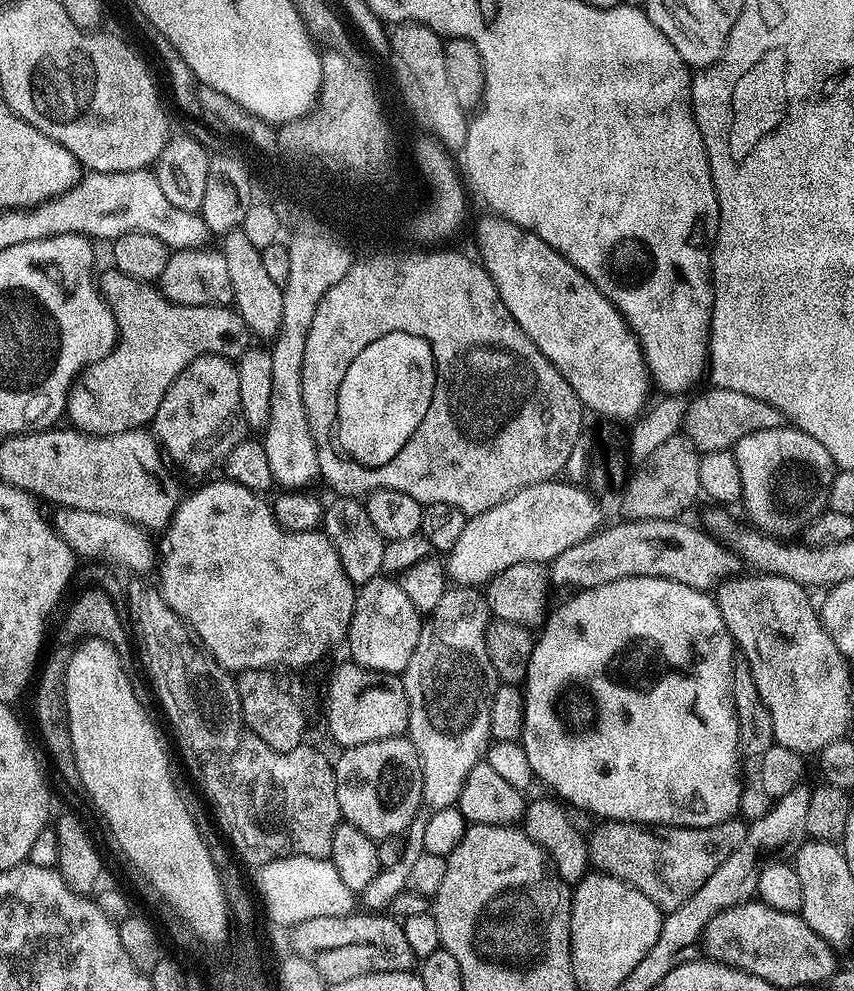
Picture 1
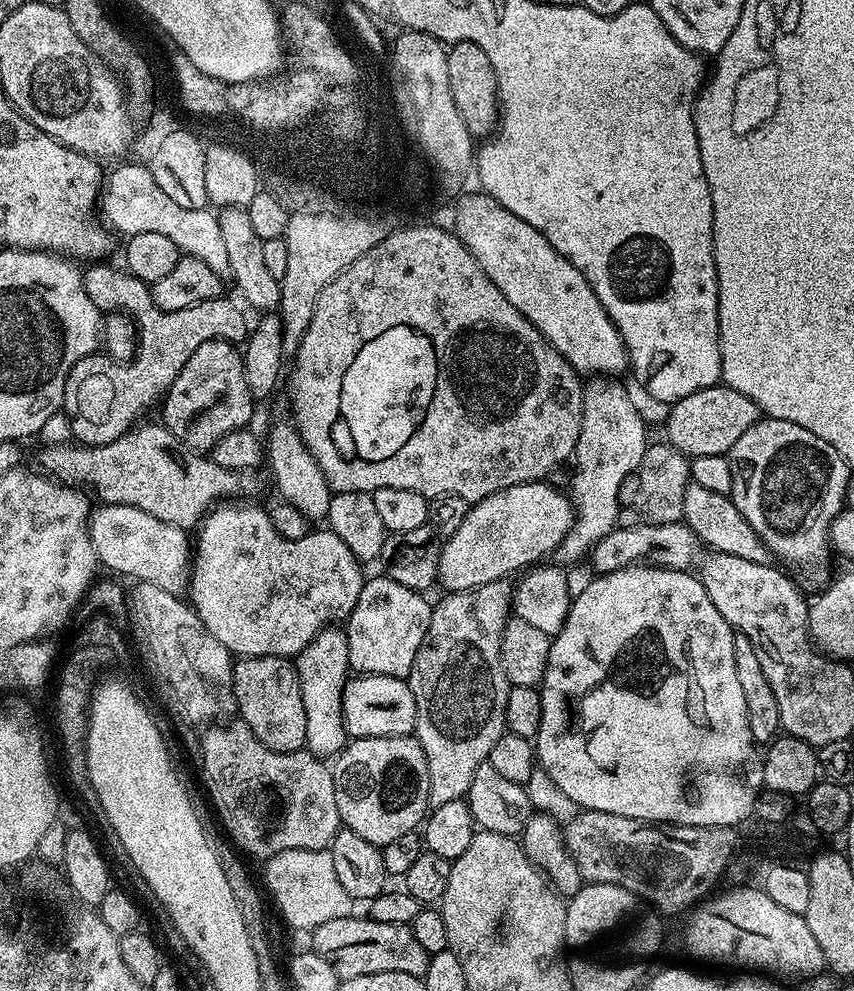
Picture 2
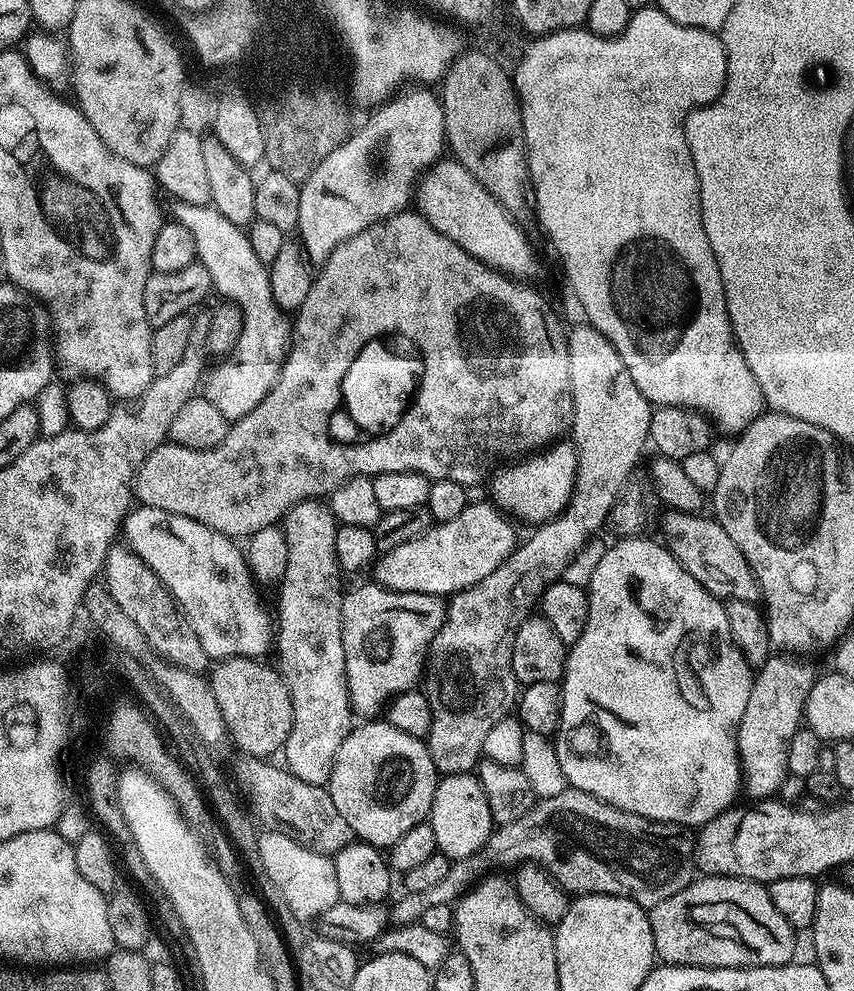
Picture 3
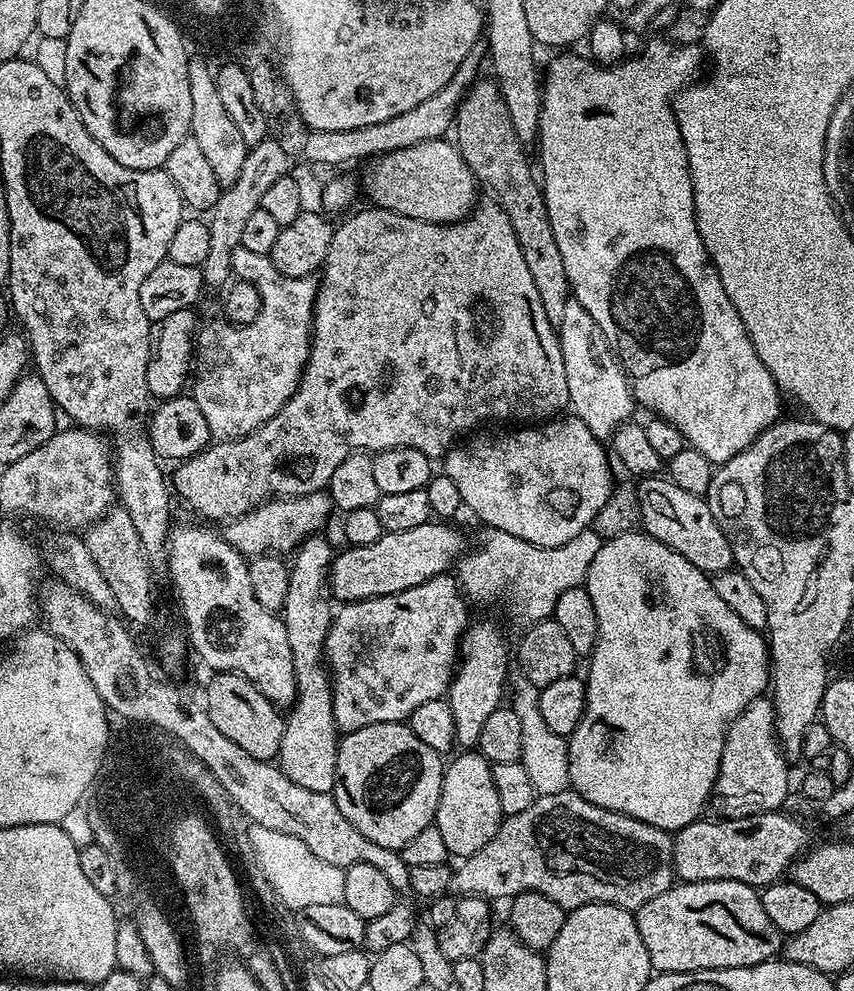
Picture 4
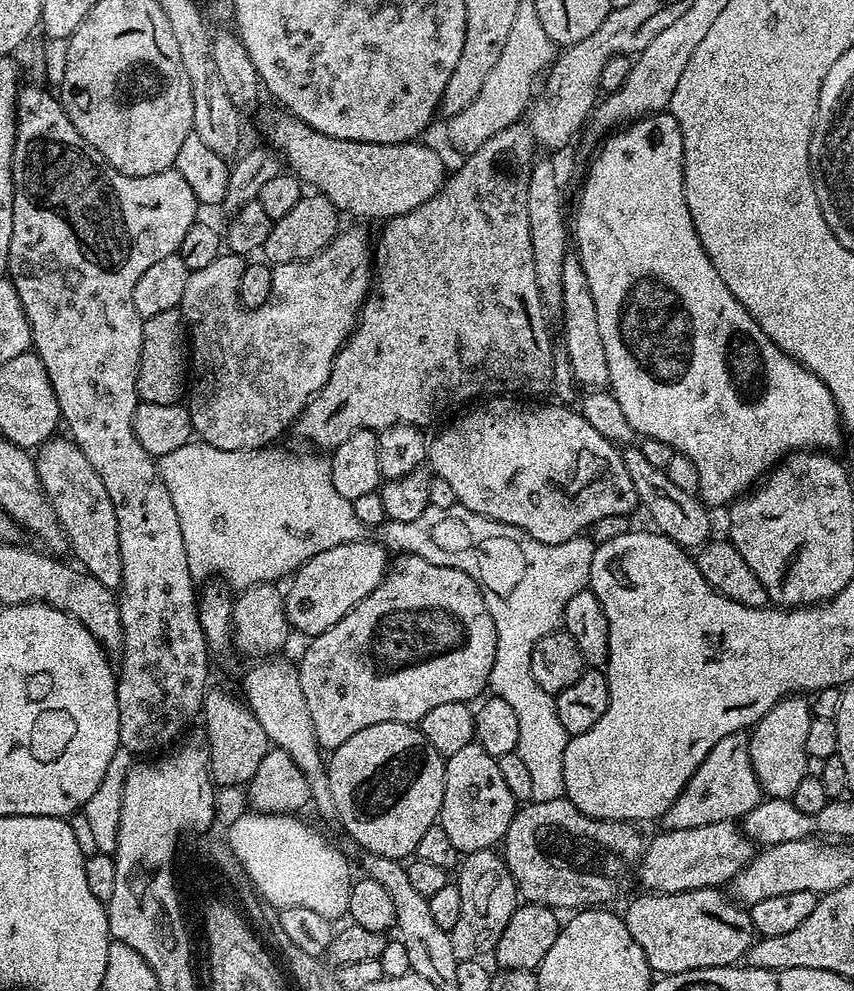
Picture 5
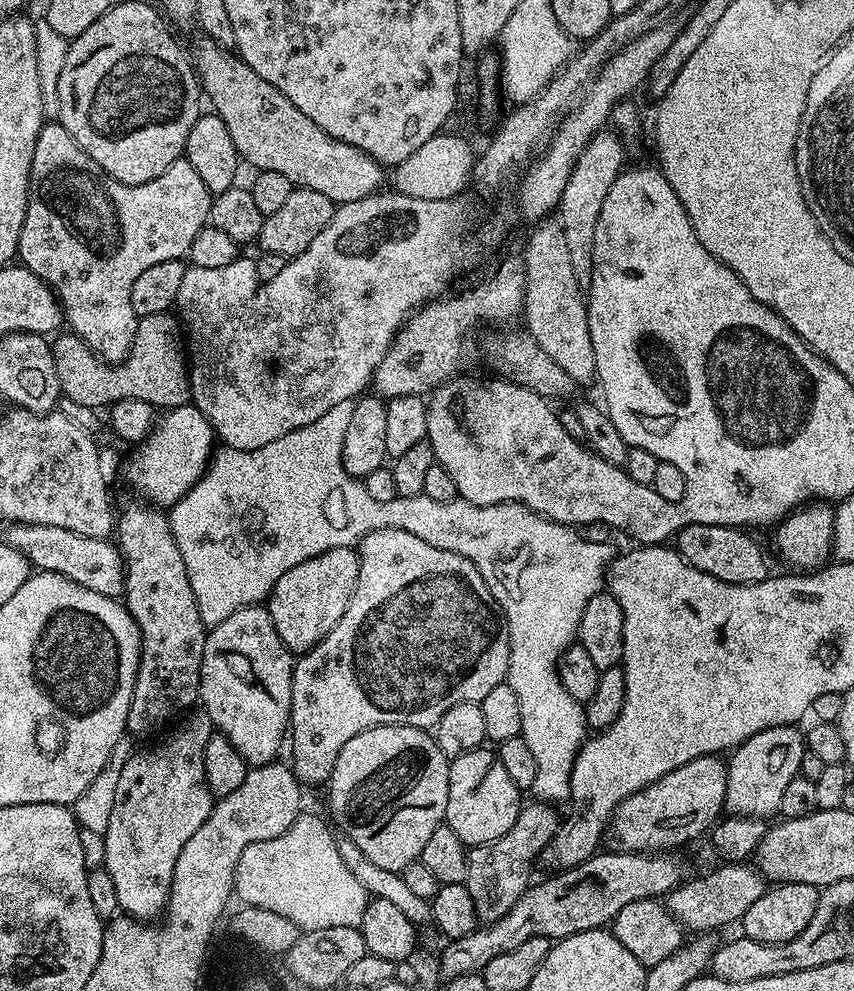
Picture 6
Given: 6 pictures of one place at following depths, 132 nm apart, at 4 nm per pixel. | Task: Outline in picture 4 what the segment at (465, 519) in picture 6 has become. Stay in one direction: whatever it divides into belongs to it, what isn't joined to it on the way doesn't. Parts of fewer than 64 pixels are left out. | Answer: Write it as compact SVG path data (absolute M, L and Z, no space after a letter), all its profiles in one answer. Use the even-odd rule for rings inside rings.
M327 491L273 498L267 504L261 504L259 508L231 521L225 527L228 529L223 529L222 535L245 558L265 554L292 554L305 540L325 531L323 528L327 526L331 512L334 512L334 505ZM497 528L485 533L473 552L465 551L461 555L458 583L473 601L497 600L504 604L505 610L520 626L531 626L539 620L549 619L555 613L558 598L562 598L566 590L579 588L587 581L588 567L590 562L594 562L594 554L598 554L602 543L599 534L591 530L553 548L539 548ZM516 674L511 677L510 706L514 710L514 714L518 714L520 725L522 725L520 764L526 766L526 775L529 776L537 796L562 794L569 791L572 782L568 741L565 737L554 734L554 730L550 730L550 726L546 726L546 721L542 718L542 710L538 710L539 697L540 689L535 688L525 676Z

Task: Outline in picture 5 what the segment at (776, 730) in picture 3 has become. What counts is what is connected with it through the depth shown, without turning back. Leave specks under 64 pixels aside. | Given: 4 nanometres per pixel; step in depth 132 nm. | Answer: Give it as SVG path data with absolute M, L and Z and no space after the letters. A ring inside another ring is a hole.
M747 731L726 734L722 742L706 754L706 758L694 770L676 801L662 817L667 830L690 830L694 826L706 826L714 822L739 821L762 800L762 789L750 762L749 733Z

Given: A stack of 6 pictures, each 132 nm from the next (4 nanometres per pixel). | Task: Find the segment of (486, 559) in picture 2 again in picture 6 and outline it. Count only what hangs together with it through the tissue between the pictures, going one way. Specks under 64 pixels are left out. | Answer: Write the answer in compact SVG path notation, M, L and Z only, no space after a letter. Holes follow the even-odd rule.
M355 547L335 548L302 562L302 566L294 566L294 570L286 570L286 574L278 578L274 590L268 595L266 607L274 620L274 630L278 630L278 638L282 638L289 652L309 652L330 634L330 630L334 630L334 626L338 626L354 594L359 565Z

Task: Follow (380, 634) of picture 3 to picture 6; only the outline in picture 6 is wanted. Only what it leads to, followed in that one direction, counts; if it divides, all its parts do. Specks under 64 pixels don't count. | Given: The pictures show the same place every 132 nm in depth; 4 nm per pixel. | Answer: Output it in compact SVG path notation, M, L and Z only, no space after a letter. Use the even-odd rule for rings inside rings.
M378 530L365 536L358 545L360 565L358 566L358 582L354 586L354 594L346 606L346 614L326 634L322 642L315 644L309 652L303 653L295 661L292 670L292 714L290 717L290 744L292 740L292 760L290 767L301 785L327 785L332 776L334 762L338 762L338 754L342 754L342 746L350 742L358 734L383 724L401 724L411 728L425 730L435 729L438 718L450 710L450 706L458 706L462 702L479 704L494 686L505 683L510 662L510 638L508 637L508 623L504 621L504 613L500 610L500 603L490 594L490 586L482 582L482 574L478 574L478 566L470 558L462 558L462 554L454 554L450 550L438 550L438 546L430 546L430 542L422 542L414 534L406 534L406 530Z

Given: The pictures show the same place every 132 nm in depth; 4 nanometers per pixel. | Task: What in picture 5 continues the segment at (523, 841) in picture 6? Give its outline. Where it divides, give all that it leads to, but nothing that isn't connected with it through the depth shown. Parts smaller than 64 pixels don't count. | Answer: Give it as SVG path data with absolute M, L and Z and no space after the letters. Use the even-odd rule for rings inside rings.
M492 848L467 853L459 861L458 887L462 894L462 914L458 914L458 926L451 930L452 945L457 960L479 960L495 953L498 938L510 922L510 914L518 906L516 883L506 866L503 855Z

